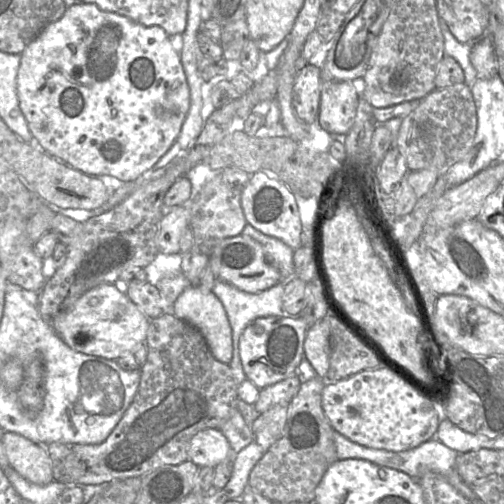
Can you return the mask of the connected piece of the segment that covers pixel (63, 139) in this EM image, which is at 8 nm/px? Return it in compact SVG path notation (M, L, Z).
M80 2L67 7L58 20L45 27L27 45L20 57L16 90L19 107L32 136L46 153L58 156L84 174L110 176L122 182L133 181L156 164L181 131L190 106L189 87L179 54L173 49L169 35L159 26L144 26L120 14L103 11L95 4Z

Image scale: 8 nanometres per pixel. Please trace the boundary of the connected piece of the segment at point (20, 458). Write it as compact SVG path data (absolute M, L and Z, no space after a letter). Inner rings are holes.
M15 432L3 435L3 445L10 466L24 479L37 485L53 480L52 463L46 446L39 445Z

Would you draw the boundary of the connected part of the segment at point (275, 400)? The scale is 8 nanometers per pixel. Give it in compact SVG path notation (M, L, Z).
M296 374L267 386L259 391L258 399L253 406L262 414L276 405L288 405L298 393L300 385L301 380Z

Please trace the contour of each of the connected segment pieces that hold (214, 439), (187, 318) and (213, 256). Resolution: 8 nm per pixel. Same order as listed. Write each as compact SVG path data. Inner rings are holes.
M205 429L195 434L189 445L188 460L198 467L216 467L233 458L230 444L220 429Z
M190 284L174 303L173 315L195 327L205 338L213 357L230 364L232 330L221 301L212 293Z
M239 235L220 241L211 251L209 264L216 279L247 293L256 294L280 282L280 273L268 261L262 245L247 235Z

